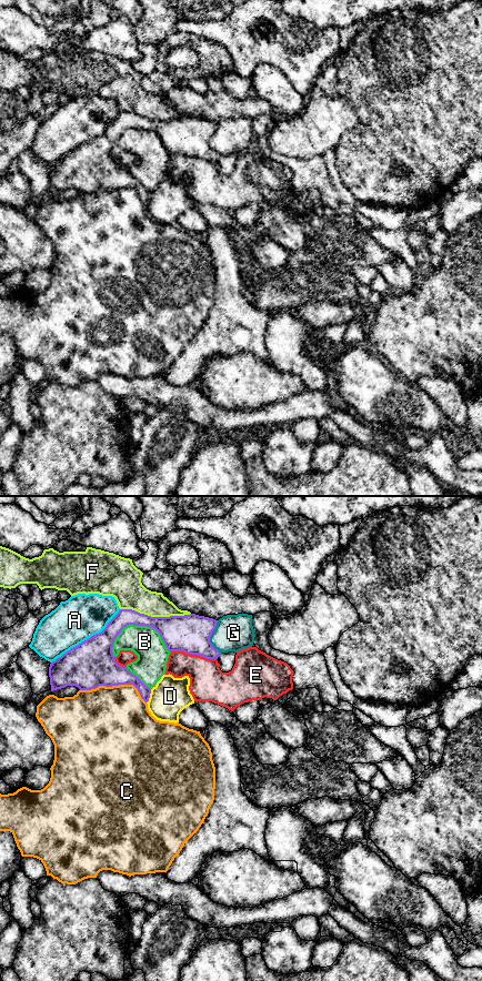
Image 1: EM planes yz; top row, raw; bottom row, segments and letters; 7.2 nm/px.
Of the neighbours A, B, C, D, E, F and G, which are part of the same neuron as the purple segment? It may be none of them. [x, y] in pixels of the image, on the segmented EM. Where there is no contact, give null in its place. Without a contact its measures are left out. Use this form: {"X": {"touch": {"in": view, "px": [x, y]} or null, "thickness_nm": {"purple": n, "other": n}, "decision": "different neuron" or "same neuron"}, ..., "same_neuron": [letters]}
{"A": {"touch": {"in": "yz", "px": [88, 638]}, "thickness_nm": {"purple": 340, "other": 320}, "decision": "different neuron"}, "B": {"touch": {"in": "yz", "px": [141, 625]}, "thickness_nm": {"purple": 220, "other": 220}, "decision": "different neuron"}, "C": {"touch": {"in": "yz", "px": [116, 685]}, "thickness_nm": {"purple": 340, "other": 480}, "decision": "different neuron"}, "D": {"touch": {"in": "yz", "px": [149, 696]}, "thickness_nm": {"purple": 130, "other": 260}, "decision": "different neuron"}, "E": {"touch": {"in": "yz", "px": [193, 654]}, "thickness_nm": {"purple": 280, "other": 260}, "decision": "different neuron"}, "F": {"touch": {"in": "yz", "px": [156, 617]}, "thickness_nm": {"purple": 260, "other": 220}, "decision": "different neuron"}, "G": {"touch": {"in": "yz", "px": [210, 636]}, "thickness_nm": {"purple": 280, "other": 280}, "decision": "different neuron"}, "same_neuron": []}

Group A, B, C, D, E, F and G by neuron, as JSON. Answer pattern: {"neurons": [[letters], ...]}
{"neurons": [["A"], ["B"], ["C"], ["D"], ["E"], ["F"], ["G"]]}

